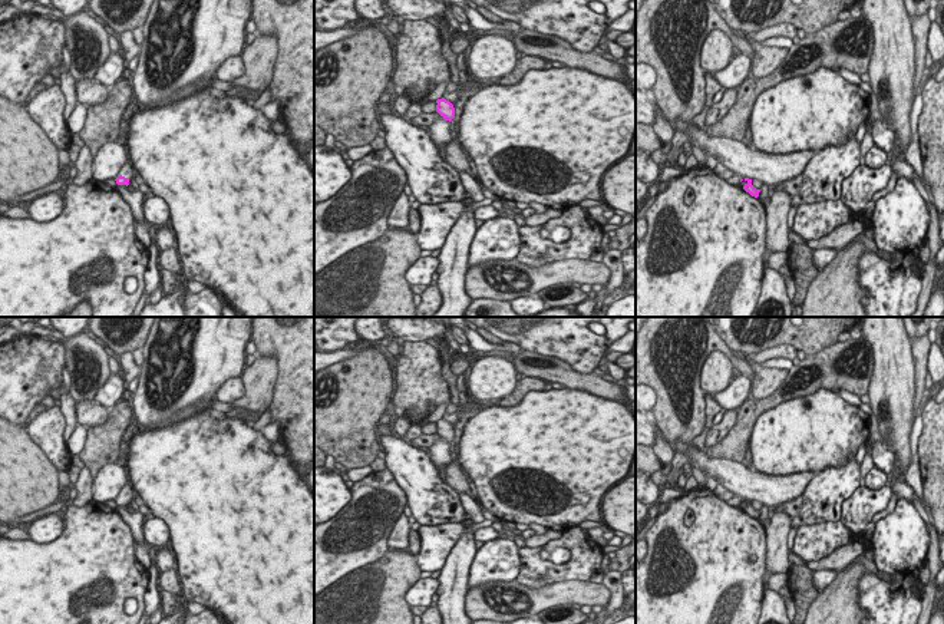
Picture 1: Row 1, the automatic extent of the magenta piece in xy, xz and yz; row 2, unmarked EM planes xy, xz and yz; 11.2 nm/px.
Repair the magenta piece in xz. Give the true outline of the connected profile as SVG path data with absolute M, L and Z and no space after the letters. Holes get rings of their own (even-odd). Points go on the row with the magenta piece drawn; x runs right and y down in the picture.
M438 99L436 100L436 112L440 115L440 116L443 116L446 120L452 120L453 118L455 118L455 108L453 108L453 105L449 102L449 100L446 100L446 99Z

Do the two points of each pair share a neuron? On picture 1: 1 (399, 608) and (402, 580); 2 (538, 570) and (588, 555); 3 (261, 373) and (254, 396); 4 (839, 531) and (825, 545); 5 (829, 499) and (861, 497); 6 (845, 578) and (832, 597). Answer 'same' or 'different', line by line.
1: same
2: same
3: same
4: same
5: different
6: same

